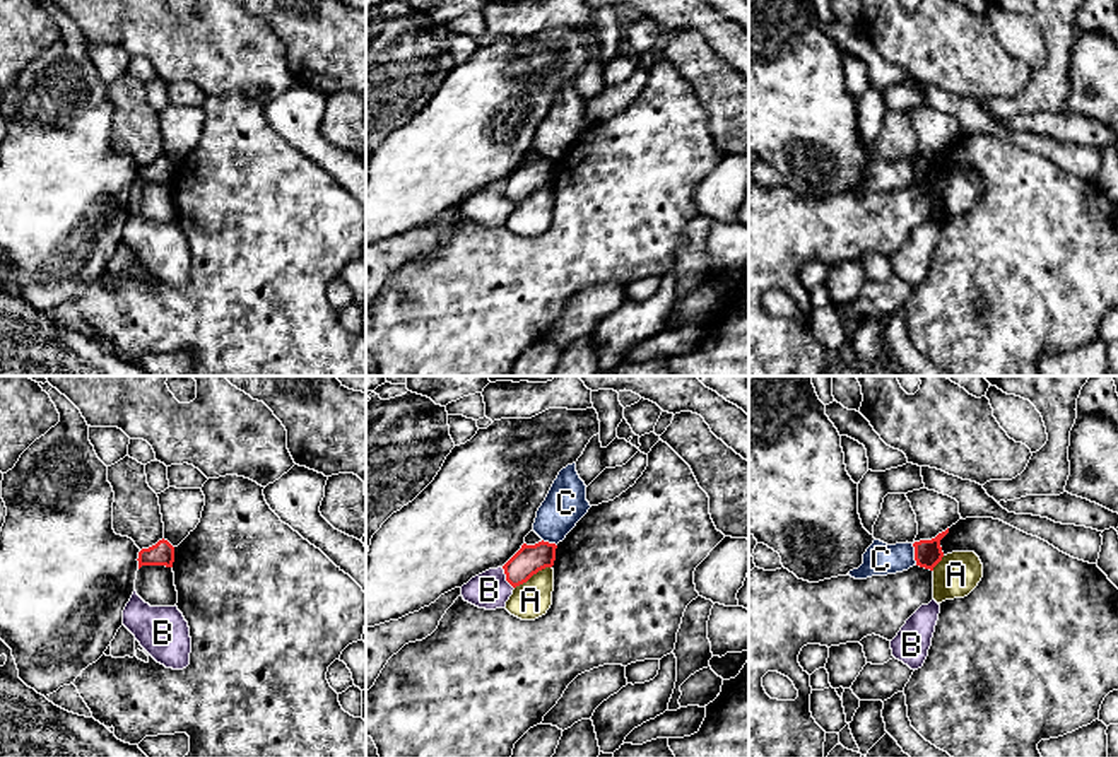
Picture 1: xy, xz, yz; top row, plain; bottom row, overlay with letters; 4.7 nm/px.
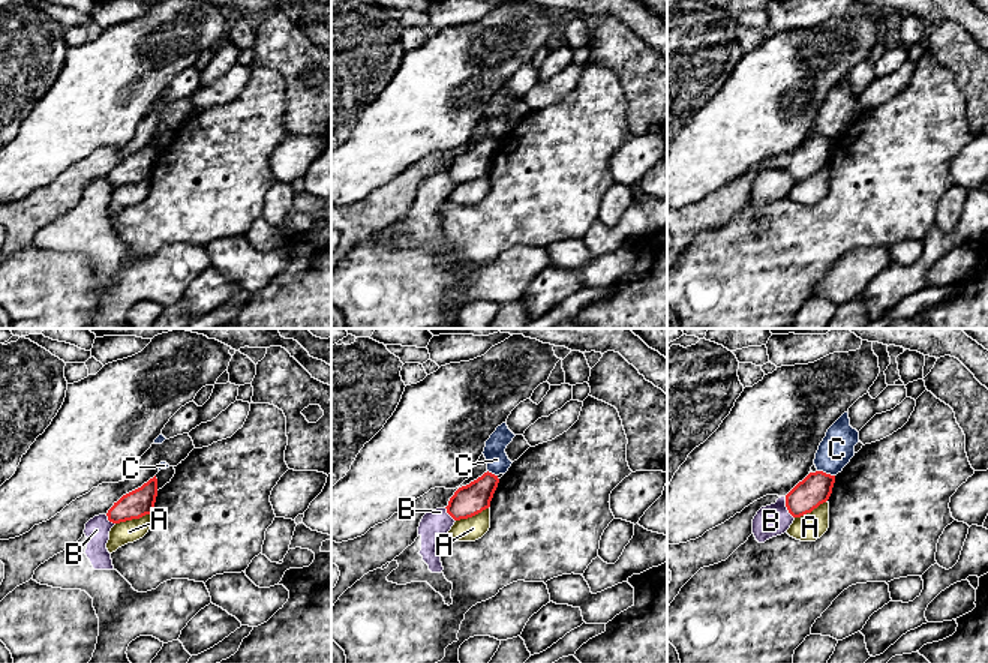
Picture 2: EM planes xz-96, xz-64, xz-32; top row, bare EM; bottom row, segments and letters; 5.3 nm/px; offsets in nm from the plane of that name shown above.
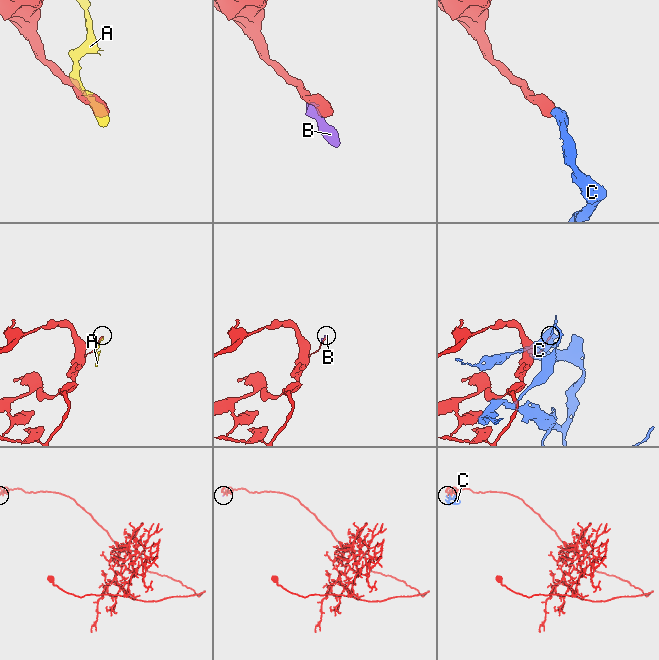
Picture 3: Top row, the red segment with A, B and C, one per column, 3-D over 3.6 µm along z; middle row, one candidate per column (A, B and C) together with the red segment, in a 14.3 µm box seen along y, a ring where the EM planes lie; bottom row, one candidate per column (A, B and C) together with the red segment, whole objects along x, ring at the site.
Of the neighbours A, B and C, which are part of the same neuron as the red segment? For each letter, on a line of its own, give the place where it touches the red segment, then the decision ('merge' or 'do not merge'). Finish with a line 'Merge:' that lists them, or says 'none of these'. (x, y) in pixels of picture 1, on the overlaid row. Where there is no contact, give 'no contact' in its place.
A: xz (532, 575) | do not merge
B: xz (506, 578) | do not merge
C: yz (915, 554) | do not merge
Merge: none of these

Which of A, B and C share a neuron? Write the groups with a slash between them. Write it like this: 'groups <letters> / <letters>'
groups A / B / C

